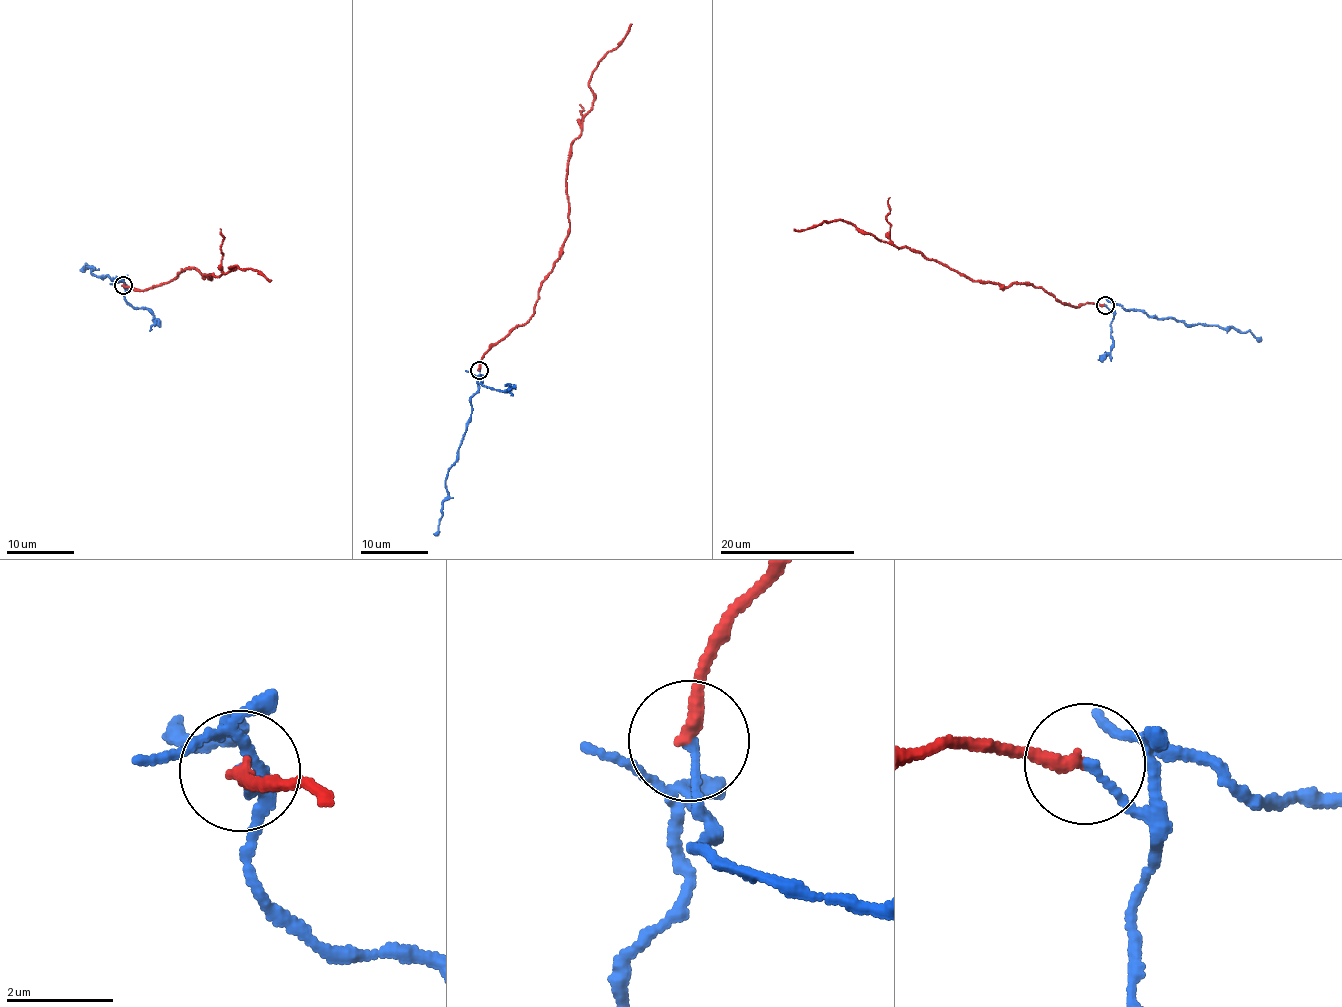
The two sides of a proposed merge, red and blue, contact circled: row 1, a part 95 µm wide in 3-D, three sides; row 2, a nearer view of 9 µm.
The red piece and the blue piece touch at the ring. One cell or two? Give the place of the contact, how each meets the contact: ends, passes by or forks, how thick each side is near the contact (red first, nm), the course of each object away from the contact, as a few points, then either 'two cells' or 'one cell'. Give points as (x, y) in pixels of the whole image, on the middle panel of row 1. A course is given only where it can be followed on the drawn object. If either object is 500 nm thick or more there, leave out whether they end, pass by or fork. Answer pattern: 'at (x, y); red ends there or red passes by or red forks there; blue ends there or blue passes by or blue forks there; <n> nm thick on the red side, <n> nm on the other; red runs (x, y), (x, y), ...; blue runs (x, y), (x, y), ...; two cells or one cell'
at (479, 370); red ends there; blue ends there; 280 nm thick on the red side, 150 nm on the other; red runs (479, 370), (483, 357), (534, 312), (537, 292), (568, 236), (566, 163), (594, 101), (589, 80), (631, 24); blue runs (479, 370), (477, 390), (471, 398), (471, 421), (448, 471), (445, 488), (448, 497), (436, 536); two cells

